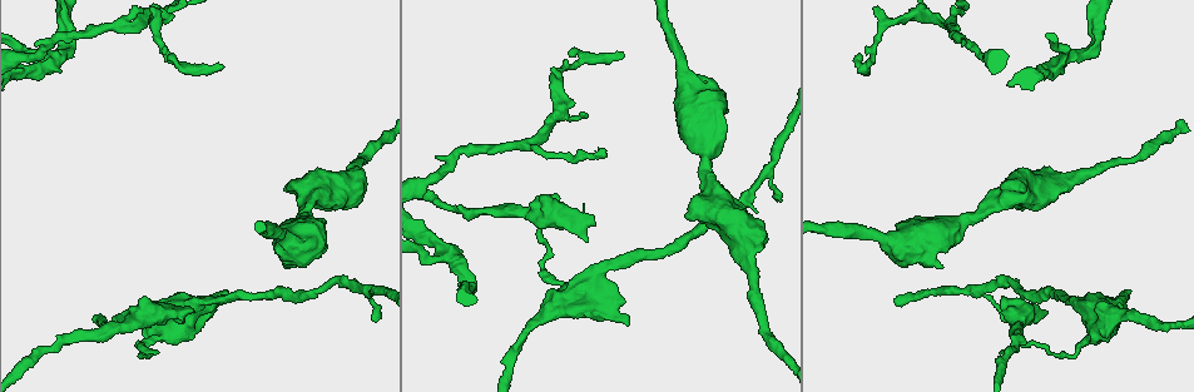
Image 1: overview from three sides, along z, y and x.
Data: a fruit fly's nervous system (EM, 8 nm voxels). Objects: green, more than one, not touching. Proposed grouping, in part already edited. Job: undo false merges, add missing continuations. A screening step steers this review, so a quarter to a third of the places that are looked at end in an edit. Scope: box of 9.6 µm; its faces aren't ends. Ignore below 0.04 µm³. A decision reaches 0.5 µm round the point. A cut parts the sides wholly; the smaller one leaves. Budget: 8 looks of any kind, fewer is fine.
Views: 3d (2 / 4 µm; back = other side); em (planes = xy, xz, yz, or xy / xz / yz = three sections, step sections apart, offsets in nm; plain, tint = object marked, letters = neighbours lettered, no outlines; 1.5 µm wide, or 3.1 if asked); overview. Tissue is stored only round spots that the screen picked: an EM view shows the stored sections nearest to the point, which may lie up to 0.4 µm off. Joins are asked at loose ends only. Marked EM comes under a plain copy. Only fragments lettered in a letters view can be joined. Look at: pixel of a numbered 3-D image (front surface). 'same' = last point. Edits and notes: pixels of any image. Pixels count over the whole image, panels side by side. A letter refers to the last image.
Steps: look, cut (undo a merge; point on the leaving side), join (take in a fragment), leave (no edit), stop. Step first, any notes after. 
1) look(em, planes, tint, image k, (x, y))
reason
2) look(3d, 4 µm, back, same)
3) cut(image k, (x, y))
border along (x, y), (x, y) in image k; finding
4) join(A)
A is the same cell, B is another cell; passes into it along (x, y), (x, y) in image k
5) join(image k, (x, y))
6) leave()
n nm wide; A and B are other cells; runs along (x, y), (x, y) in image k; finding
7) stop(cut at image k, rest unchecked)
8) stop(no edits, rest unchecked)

look(em, planes, letters, image 1, (145, 334))
branch stops here

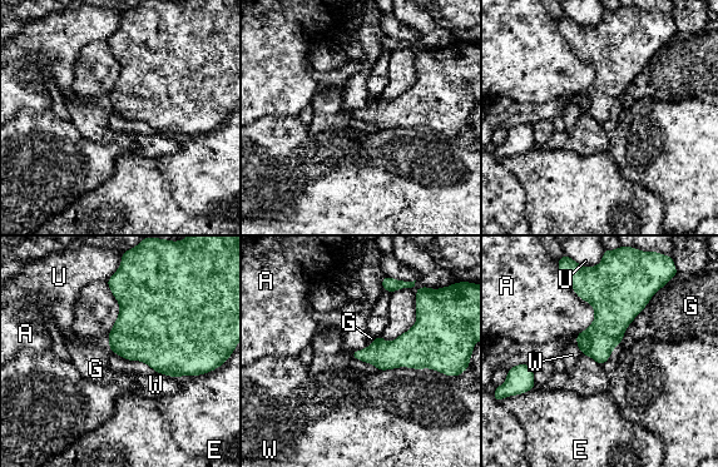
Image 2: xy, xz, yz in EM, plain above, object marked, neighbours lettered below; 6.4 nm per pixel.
leave()
A, E, G, U and W are other cells; border along (659, 288), (634, 318) in image 2; no lettered fragment goes on from it

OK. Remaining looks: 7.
look(em, planes, letters, image 1, (1048, 313))
an open end

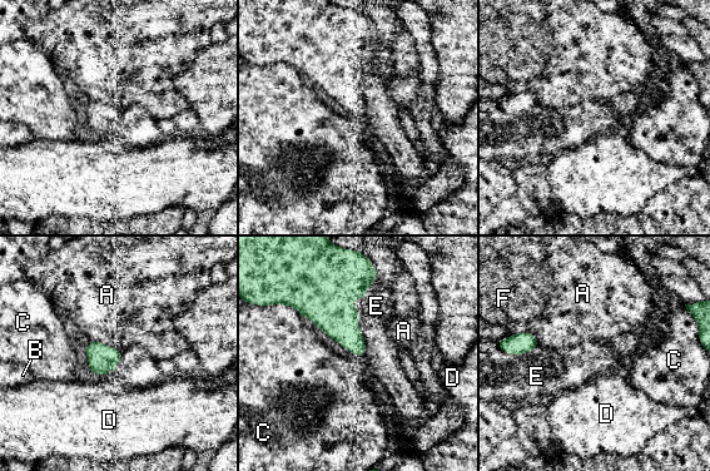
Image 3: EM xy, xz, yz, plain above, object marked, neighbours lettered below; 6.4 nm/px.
leave()
A, B, C, D, E and F are other cells; border along (288, 305), (302, 316) in image 3; no lettered fragment goes on from it

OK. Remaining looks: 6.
look(em, planes, letters, image 1, (778, 199))
thin end

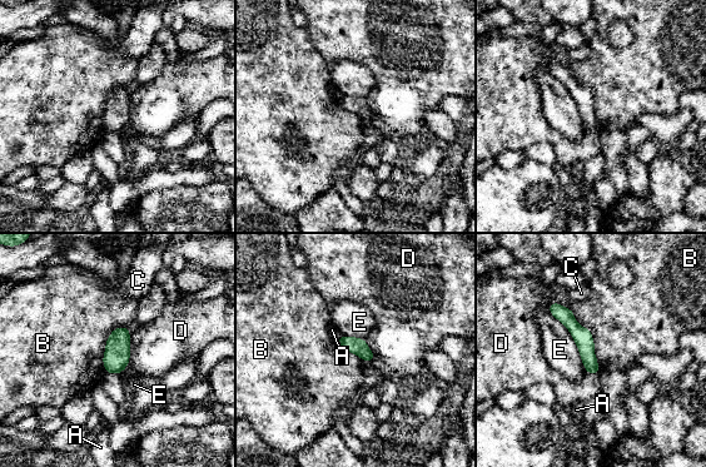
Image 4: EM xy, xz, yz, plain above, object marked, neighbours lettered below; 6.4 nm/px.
leave()
110 nm wide; A, B, C, D and E are other cells; border along (572, 308), (591, 333), (600, 369) in image 4; none of them fits

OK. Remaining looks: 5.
stop(no edits, rest unchecked)

